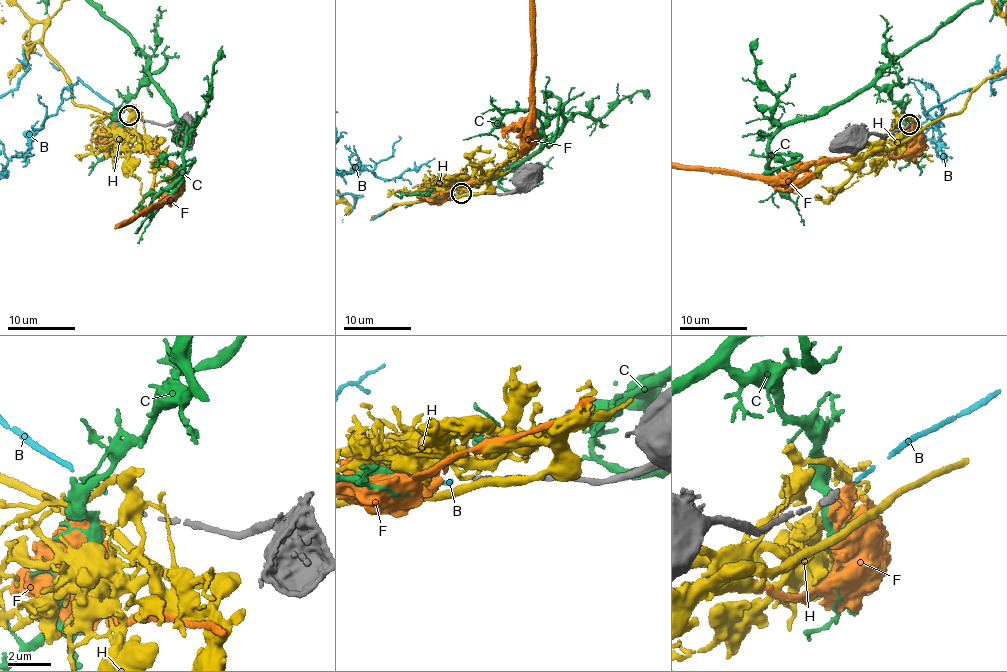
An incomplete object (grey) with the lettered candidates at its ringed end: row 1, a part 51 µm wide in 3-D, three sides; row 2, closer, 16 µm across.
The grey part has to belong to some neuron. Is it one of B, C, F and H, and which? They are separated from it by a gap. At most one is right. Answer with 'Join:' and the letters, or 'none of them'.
Join: B

